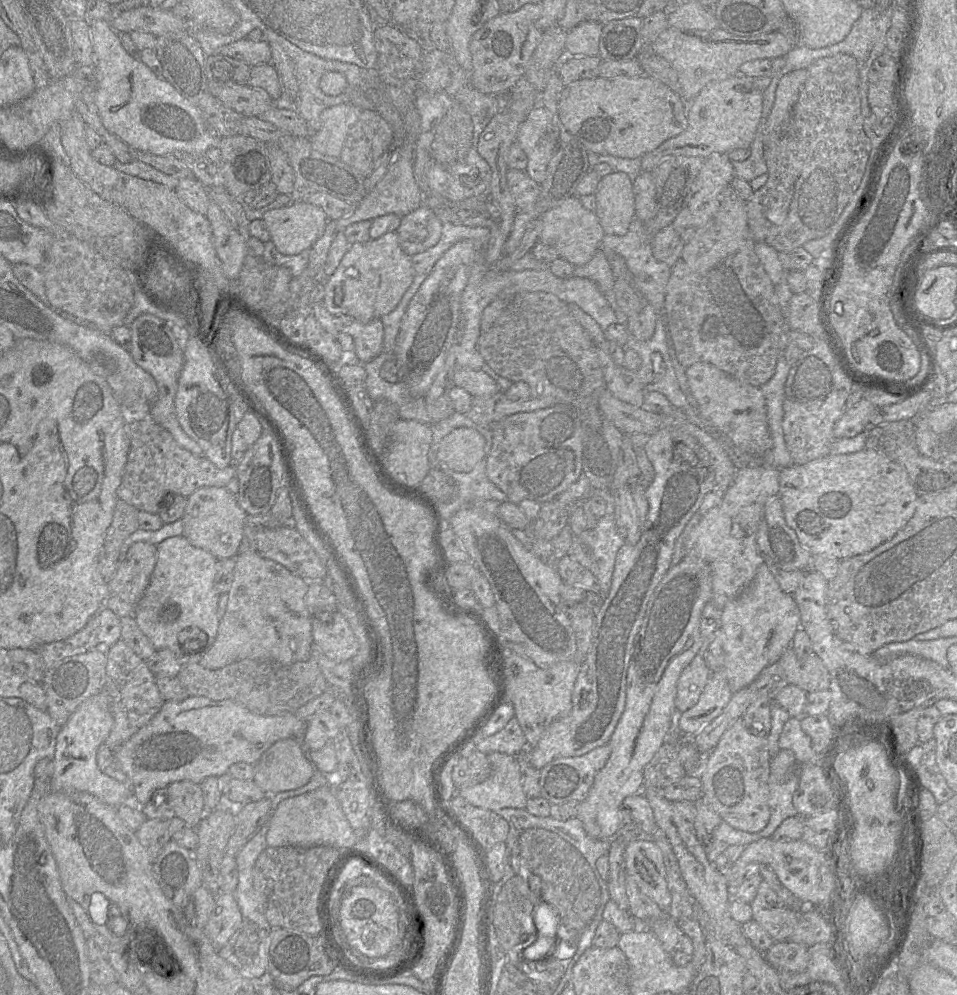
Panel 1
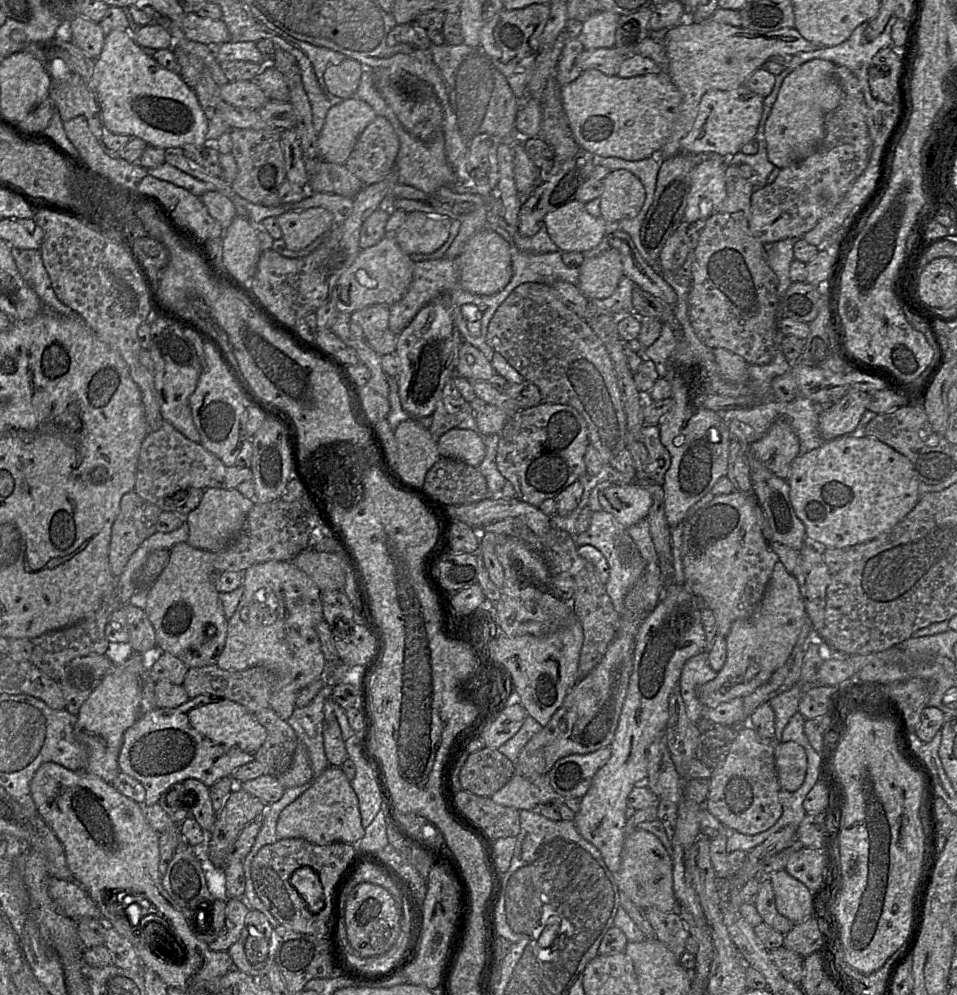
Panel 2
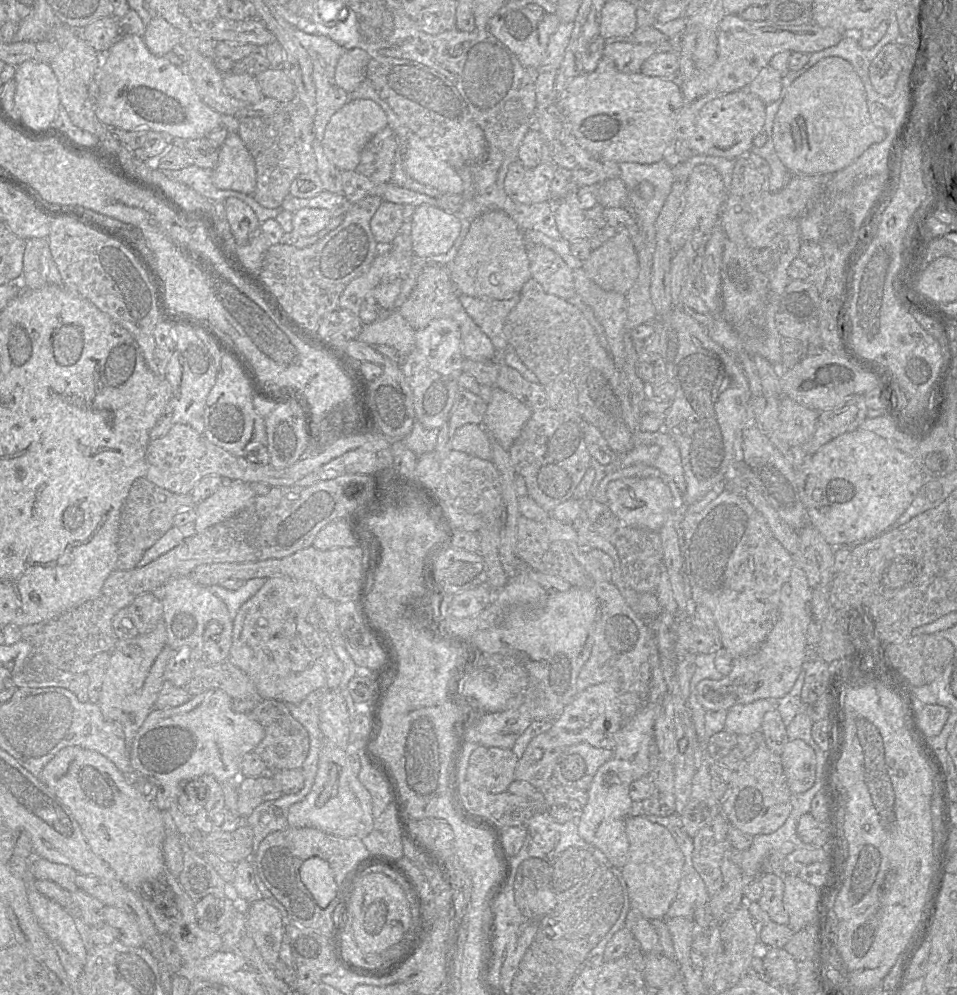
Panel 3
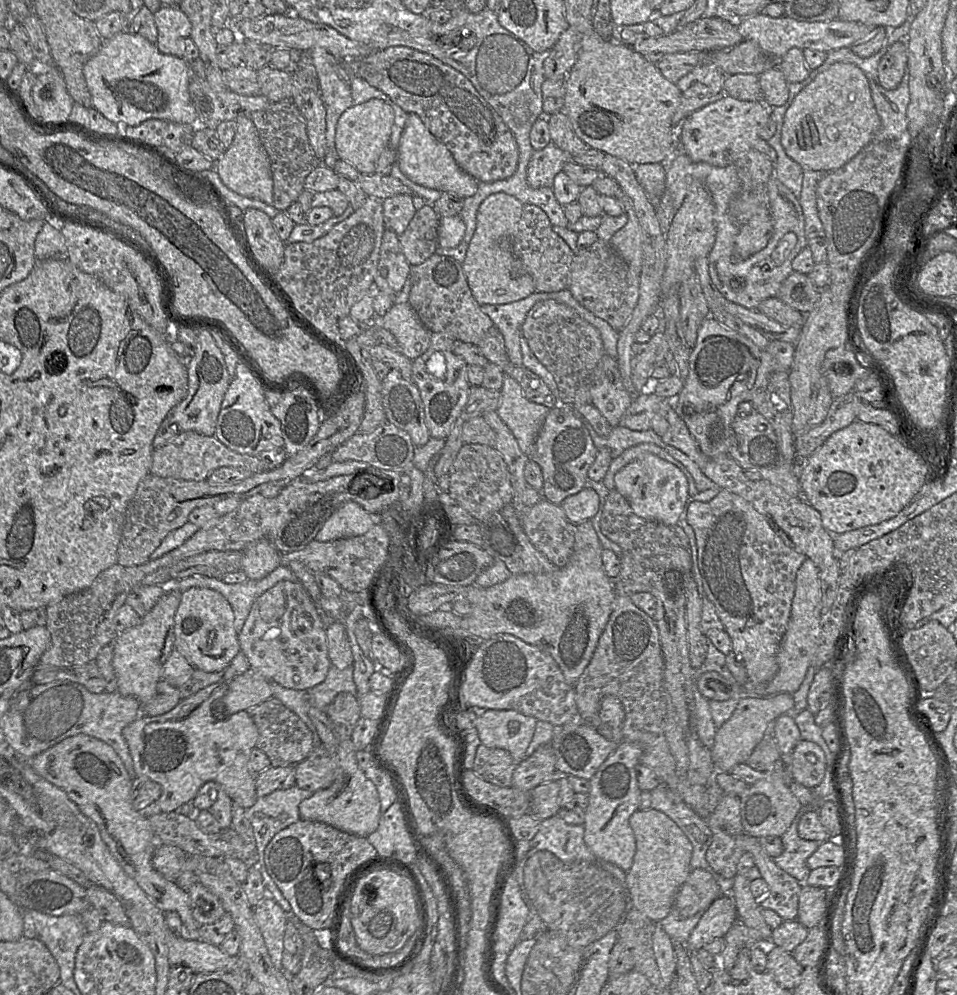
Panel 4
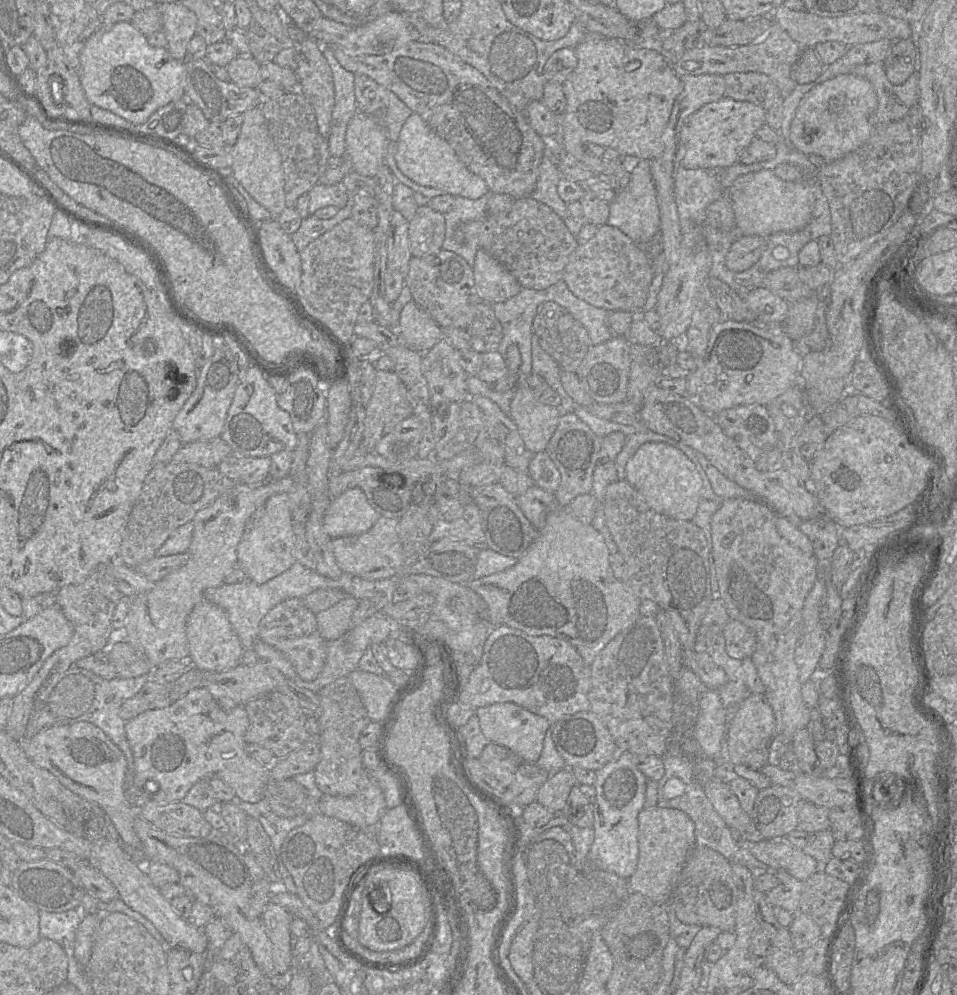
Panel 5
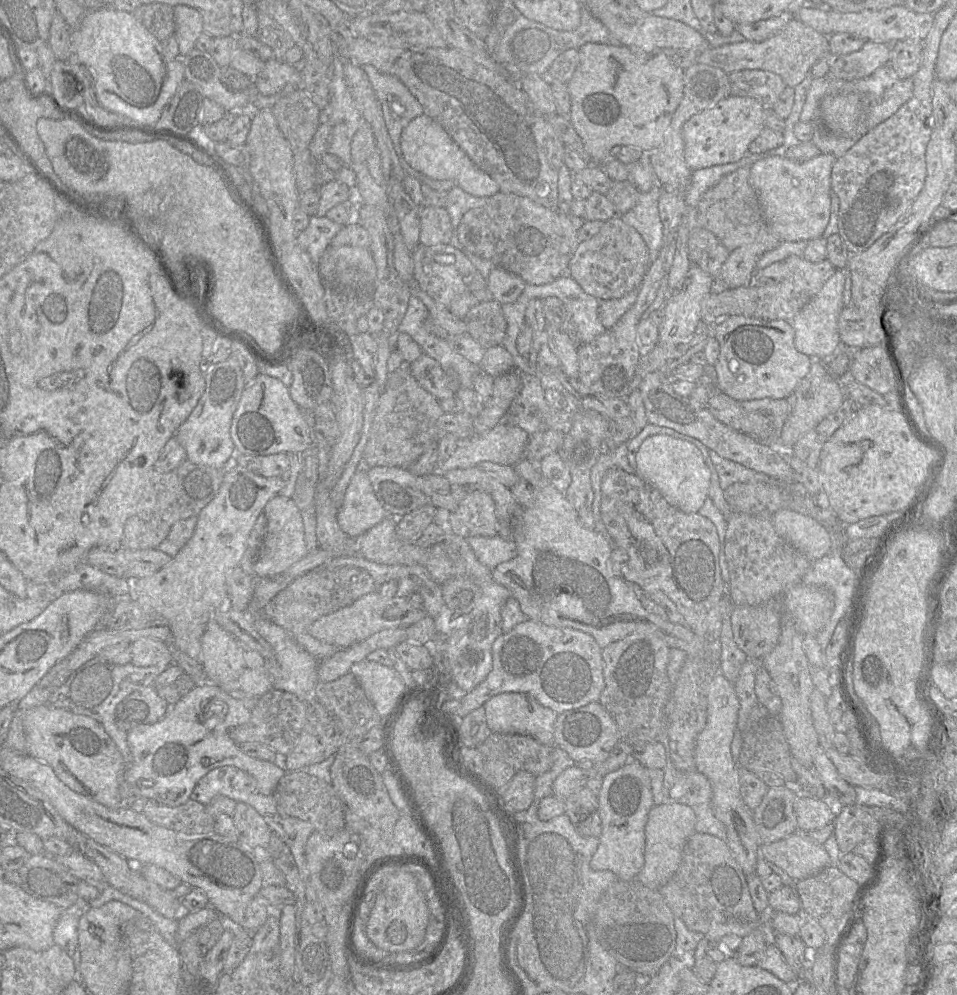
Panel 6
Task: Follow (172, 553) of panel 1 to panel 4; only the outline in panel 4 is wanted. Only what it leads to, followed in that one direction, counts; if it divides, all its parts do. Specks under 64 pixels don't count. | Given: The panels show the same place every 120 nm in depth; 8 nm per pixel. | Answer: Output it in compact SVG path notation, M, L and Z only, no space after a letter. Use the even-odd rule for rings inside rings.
M190 588L182 592L174 617L174 648L193 669L216 672L224 671L230 665L240 652L240 644L232 607L220 593L205 588Z

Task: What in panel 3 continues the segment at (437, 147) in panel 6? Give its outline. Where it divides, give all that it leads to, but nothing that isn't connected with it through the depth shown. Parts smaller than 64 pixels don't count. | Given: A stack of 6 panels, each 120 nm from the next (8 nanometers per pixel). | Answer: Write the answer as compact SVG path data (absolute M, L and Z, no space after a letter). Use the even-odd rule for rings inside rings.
M411 133L404 168L414 180L439 190L442 194L462 195L464 184L456 169L439 159L419 136Z

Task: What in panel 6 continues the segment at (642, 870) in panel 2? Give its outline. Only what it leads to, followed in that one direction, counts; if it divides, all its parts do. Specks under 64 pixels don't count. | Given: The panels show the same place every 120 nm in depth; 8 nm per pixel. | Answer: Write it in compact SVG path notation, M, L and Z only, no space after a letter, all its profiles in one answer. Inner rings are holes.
M681 803L654 805L648 812L645 825L645 861L637 880L655 890L667 884L680 866L684 847L695 832L695 826L696 816L690 806Z

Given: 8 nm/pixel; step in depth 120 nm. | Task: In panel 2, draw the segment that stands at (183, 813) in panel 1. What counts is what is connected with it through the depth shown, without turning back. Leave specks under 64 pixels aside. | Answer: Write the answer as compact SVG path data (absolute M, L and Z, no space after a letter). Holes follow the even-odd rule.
M186 779L177 784L195 790L196 802L188 812L187 818L193 821L196 829L209 833L216 819L216 812L209 796L209 787L196 779Z

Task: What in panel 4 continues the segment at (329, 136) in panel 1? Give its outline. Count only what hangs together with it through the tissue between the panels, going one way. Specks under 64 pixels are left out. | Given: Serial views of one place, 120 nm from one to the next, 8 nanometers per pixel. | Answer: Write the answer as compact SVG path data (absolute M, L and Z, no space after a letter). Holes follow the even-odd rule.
M371 99L354 104L338 119L335 134L335 149L339 159L349 162L360 174L375 173L375 165L381 152L390 145L394 111L380 99Z

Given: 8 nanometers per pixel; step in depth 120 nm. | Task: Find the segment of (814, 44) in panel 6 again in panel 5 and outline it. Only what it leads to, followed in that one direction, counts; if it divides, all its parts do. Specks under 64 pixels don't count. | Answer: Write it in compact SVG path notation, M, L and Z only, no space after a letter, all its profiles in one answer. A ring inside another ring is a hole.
M774 24L767 33L754 42L737 47L695 46L685 52L673 66L674 72L680 77L715 74L724 76L728 73L758 72L768 76L774 83L791 78L792 67L799 59L803 49L779 25Z

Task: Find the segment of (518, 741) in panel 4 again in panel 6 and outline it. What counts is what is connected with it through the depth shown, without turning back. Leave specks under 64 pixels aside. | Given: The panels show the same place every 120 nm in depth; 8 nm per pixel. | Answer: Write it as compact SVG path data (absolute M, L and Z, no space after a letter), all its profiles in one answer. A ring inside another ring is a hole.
M504 692L483 704L488 728L492 733L529 735L546 746L554 746L554 728L558 713L533 697L520 692Z

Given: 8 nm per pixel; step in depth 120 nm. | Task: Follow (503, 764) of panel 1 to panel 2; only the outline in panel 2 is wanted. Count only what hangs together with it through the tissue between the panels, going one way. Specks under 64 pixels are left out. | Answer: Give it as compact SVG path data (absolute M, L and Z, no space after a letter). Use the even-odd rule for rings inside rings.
M515 773L509 781L491 795L496 804L513 807L517 810L535 810L537 799L532 795L530 780Z

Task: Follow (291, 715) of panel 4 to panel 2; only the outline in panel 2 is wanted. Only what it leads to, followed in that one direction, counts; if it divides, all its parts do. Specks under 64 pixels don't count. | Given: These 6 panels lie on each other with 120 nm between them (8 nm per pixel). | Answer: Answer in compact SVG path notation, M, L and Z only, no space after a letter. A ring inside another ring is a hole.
M271 708L254 713L257 721L266 729L267 737L255 754L255 759L264 767L263 775L278 777L287 771L298 740L293 729Z

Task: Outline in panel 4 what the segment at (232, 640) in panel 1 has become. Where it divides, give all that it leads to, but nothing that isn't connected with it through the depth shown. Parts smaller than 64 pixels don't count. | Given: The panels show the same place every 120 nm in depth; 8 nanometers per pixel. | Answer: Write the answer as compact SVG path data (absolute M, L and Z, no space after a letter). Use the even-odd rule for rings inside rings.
M280 581L259 596L238 640L249 669L285 688L308 690L325 679L331 665L324 616L300 582Z

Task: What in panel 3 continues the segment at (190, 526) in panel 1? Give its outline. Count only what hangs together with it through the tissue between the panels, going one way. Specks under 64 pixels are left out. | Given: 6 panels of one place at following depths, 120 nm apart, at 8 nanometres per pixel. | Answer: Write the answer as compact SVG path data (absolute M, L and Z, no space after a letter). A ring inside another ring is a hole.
M224 481L208 498L196 507L194 522L196 533L204 532L208 527L236 515L256 496L249 483L242 481Z

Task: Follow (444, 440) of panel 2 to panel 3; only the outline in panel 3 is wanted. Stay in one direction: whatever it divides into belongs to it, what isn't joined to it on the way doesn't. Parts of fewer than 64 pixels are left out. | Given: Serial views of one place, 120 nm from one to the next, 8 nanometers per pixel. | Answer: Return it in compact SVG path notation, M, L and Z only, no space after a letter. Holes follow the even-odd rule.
M482 424L459 427L451 439L451 450L462 451L481 459L491 459L491 442Z

